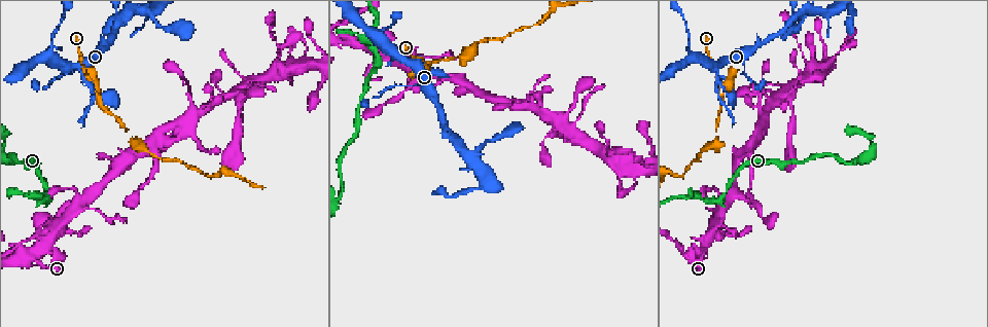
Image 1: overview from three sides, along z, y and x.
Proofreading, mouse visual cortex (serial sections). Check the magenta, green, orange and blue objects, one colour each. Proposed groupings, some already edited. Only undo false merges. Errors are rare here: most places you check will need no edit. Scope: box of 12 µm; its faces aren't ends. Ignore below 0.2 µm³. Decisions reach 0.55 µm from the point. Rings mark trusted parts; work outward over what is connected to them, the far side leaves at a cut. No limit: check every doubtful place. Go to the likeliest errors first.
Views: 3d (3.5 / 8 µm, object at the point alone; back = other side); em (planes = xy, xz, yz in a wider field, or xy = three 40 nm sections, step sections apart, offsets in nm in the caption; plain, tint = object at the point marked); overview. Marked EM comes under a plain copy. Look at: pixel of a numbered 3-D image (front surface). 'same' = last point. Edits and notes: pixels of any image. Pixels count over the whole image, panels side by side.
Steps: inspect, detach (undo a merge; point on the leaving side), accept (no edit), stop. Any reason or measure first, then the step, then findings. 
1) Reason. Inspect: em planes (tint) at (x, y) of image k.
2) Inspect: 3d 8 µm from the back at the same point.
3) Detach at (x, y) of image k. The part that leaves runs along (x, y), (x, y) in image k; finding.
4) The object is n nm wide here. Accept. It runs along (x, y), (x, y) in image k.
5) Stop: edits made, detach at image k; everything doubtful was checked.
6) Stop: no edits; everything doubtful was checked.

Thin neck. Inspect: 3d 3.5 µm at (723, 90) of image 1.

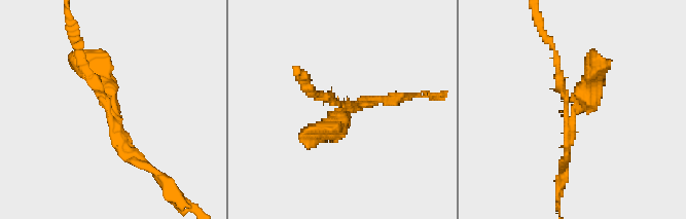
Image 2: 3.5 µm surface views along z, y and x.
Need the tissue. Inspect: em xy step 5 (tint) at (107, 109) of image 2.

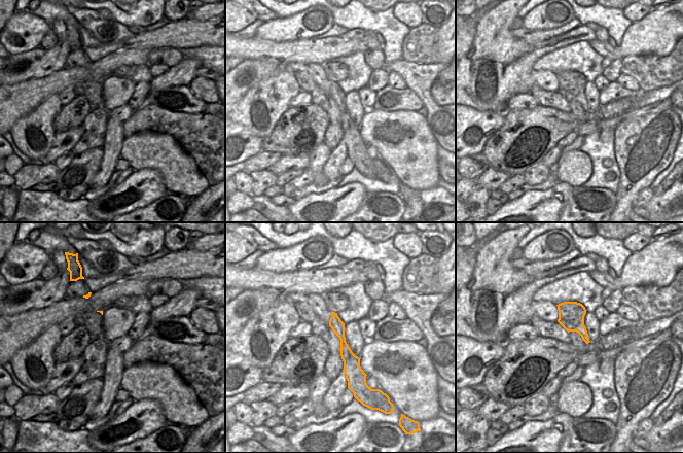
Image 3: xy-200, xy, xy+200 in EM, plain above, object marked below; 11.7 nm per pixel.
Accept. It runs along (333, 315), (351, 361), (351, 381) in image 3; all the same cell.

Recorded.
Sharp bend. Inspect: 3d 3.5 µm at (378, 61) of image 1.

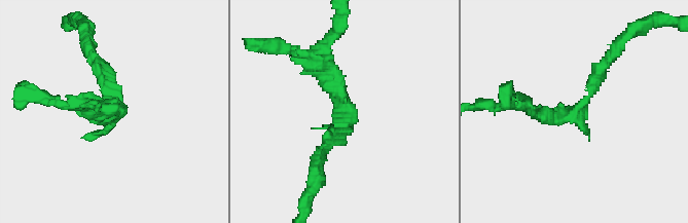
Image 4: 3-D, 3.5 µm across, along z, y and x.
Now the EM. Inspect: em xy step 3 (tint) at (344, 112) of image 4.

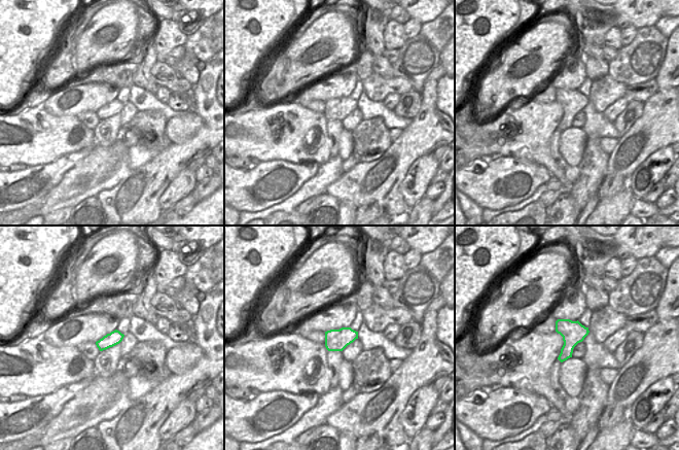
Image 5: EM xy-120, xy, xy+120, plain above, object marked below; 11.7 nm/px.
Accept. It runs along (611, 58), (574, 115), (515, 102) in image 4; all the same cell.

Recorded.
Arms part here. Inspect: 3d 8 µm at (357, 43) of image 1.

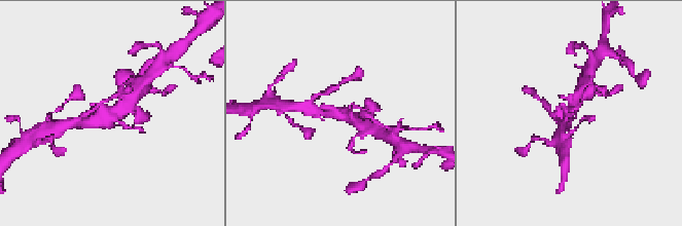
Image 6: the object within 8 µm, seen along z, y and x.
Inspect: em xy step 1 (tint) at (344, 113) of image 6.

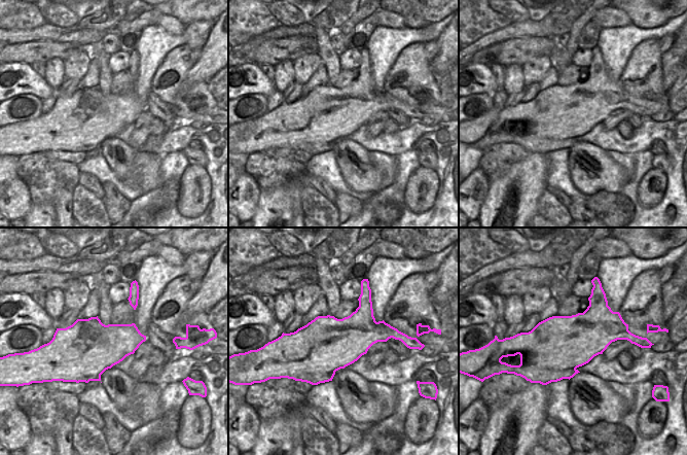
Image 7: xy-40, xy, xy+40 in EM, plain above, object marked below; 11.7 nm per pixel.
Accept. It runs along (567, 127), (563, 121), (579, 97) in image 6; continuous, no second cell.

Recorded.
Sharp bend. Inspect: 3d 3.5 µm at (700, 198) of image 1.

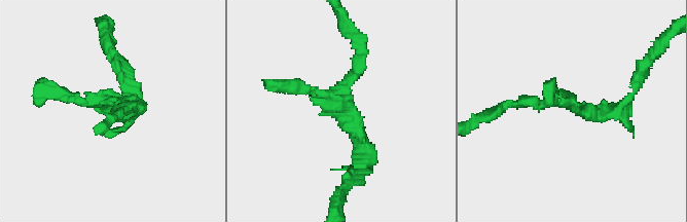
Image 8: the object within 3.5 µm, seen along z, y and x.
Inspect: em planes (tint) at (110, 102) of image 8.

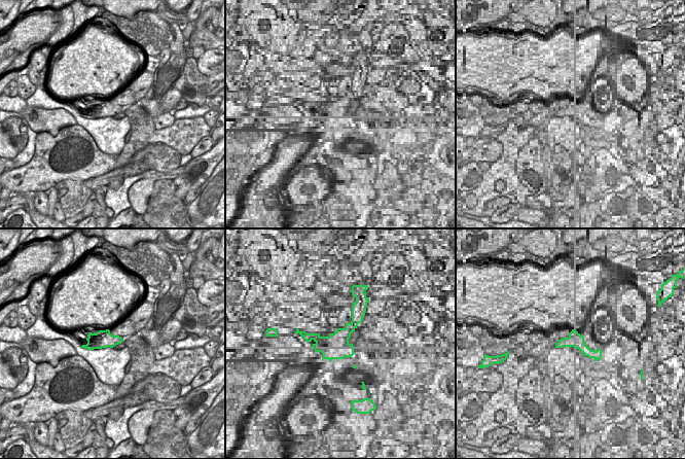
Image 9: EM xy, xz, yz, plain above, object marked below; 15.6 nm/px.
Accept. It runs along (625, 102), (515, 105) in image 8; continuous, no second cell.

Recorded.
Three-way junction. Inspect: 3d 8 µm at (119, 17) of image 1.

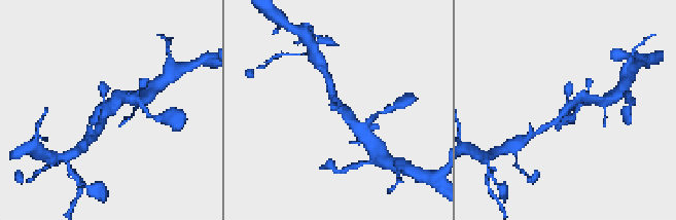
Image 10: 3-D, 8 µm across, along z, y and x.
Closer look. Inspect: 3d 3.5 µm at (338, 103) of image 10.

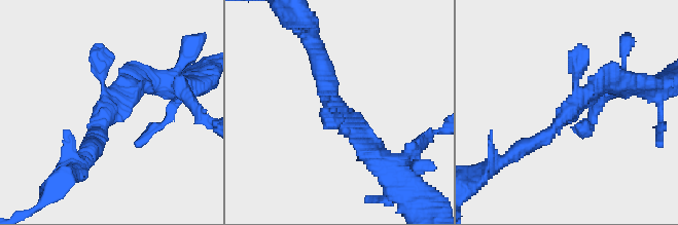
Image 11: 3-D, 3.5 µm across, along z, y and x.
3 arms meet here. Accept. It runs along (528, 144), (596, 84), (622, 80) in image 11; one cell here.

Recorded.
Stop: no edits; everything doubtful was checked.

